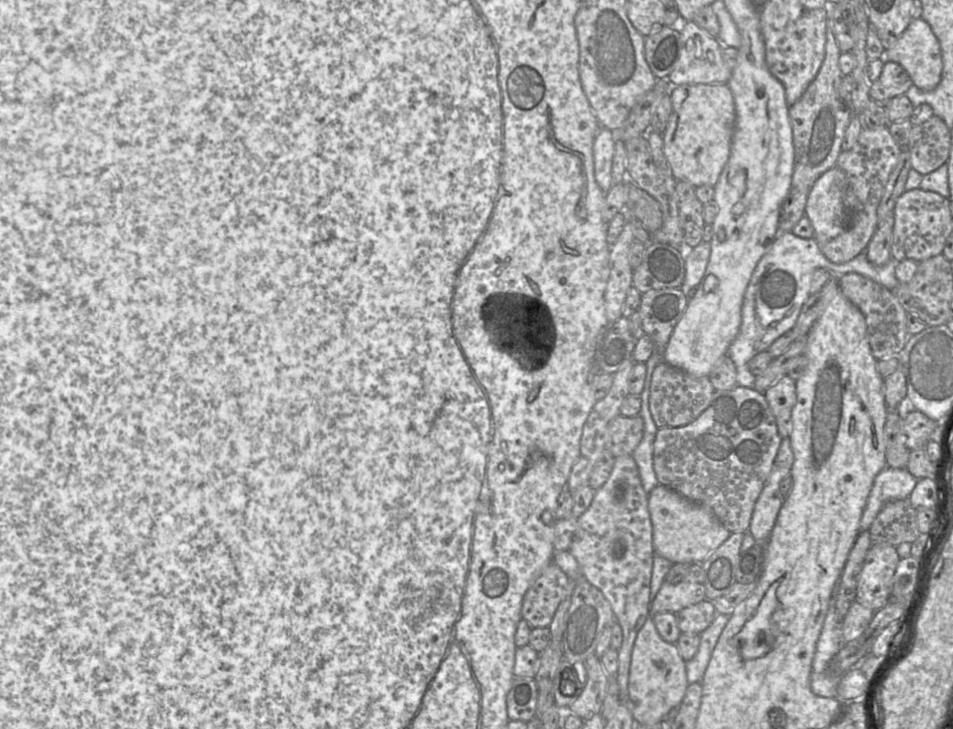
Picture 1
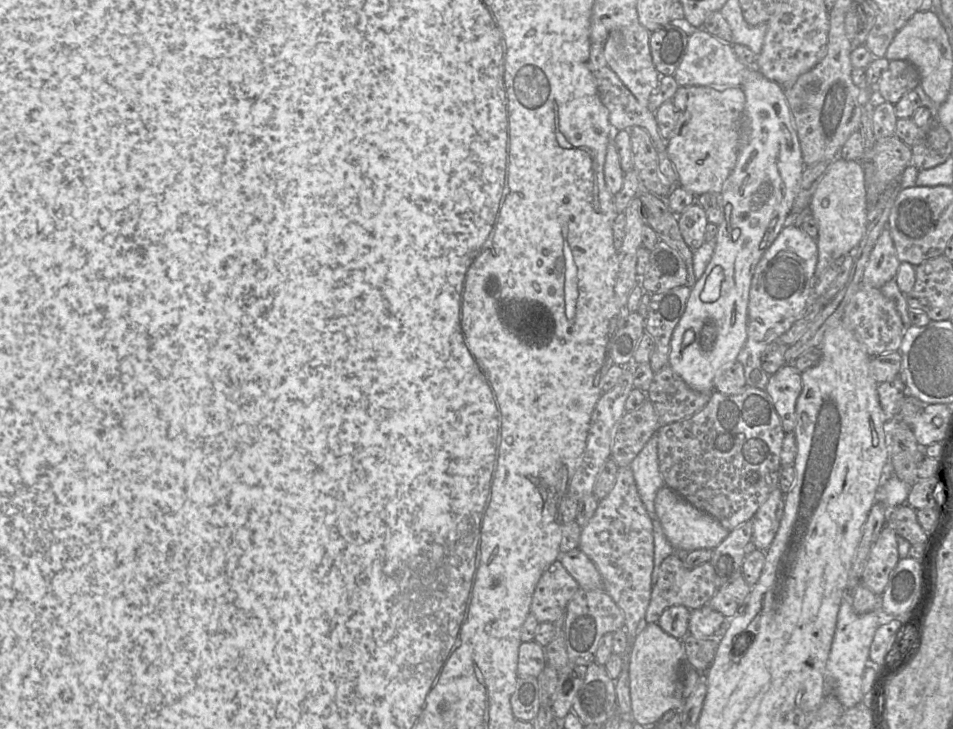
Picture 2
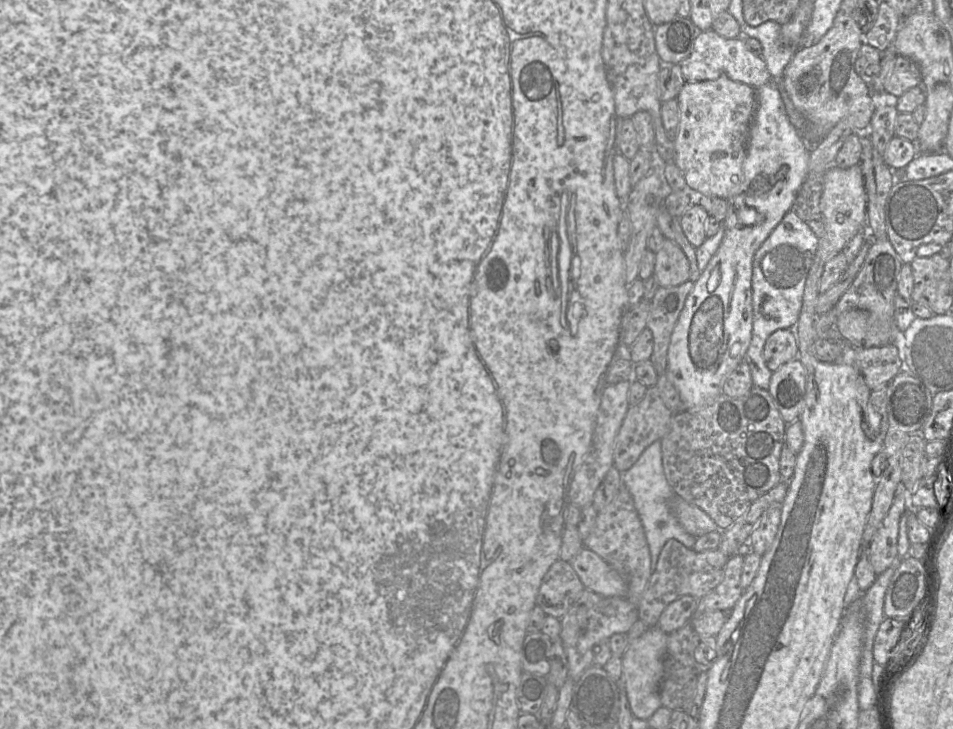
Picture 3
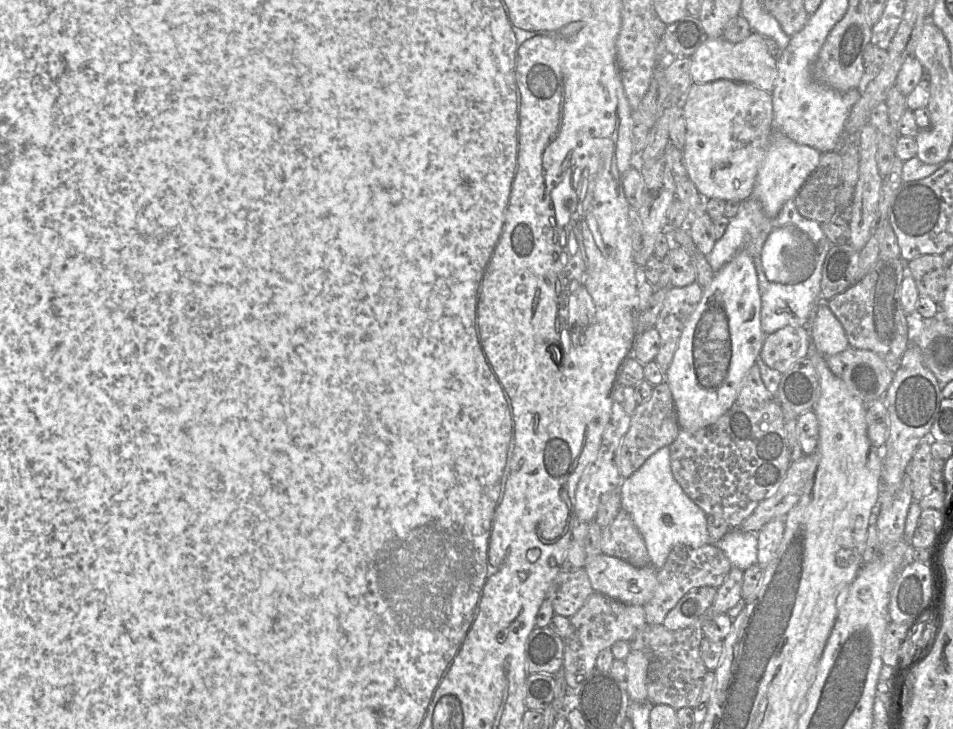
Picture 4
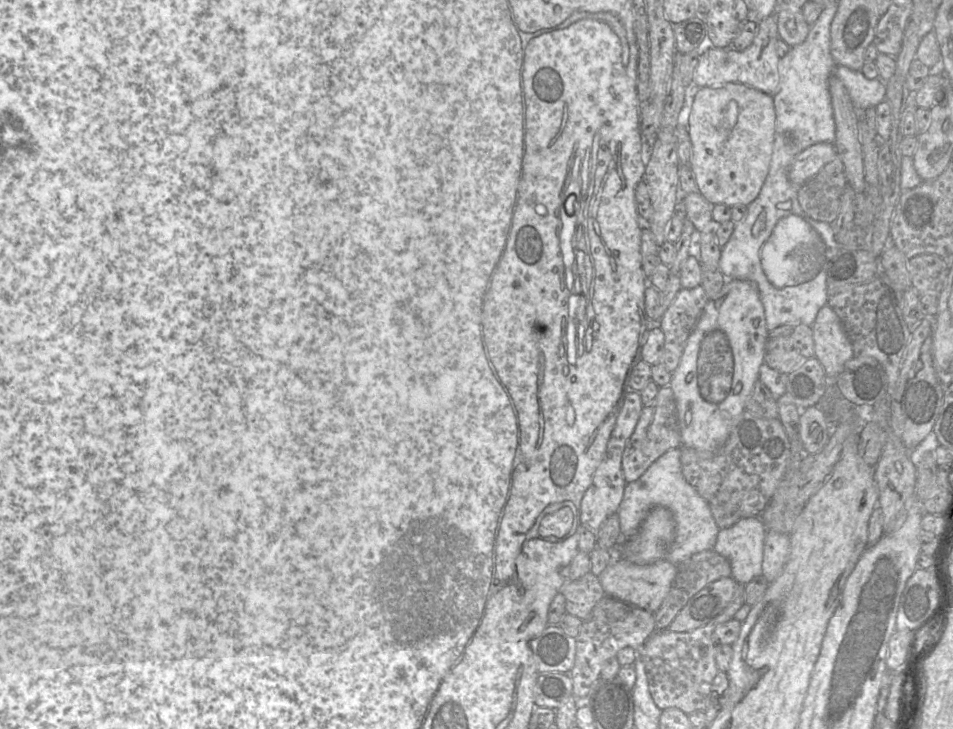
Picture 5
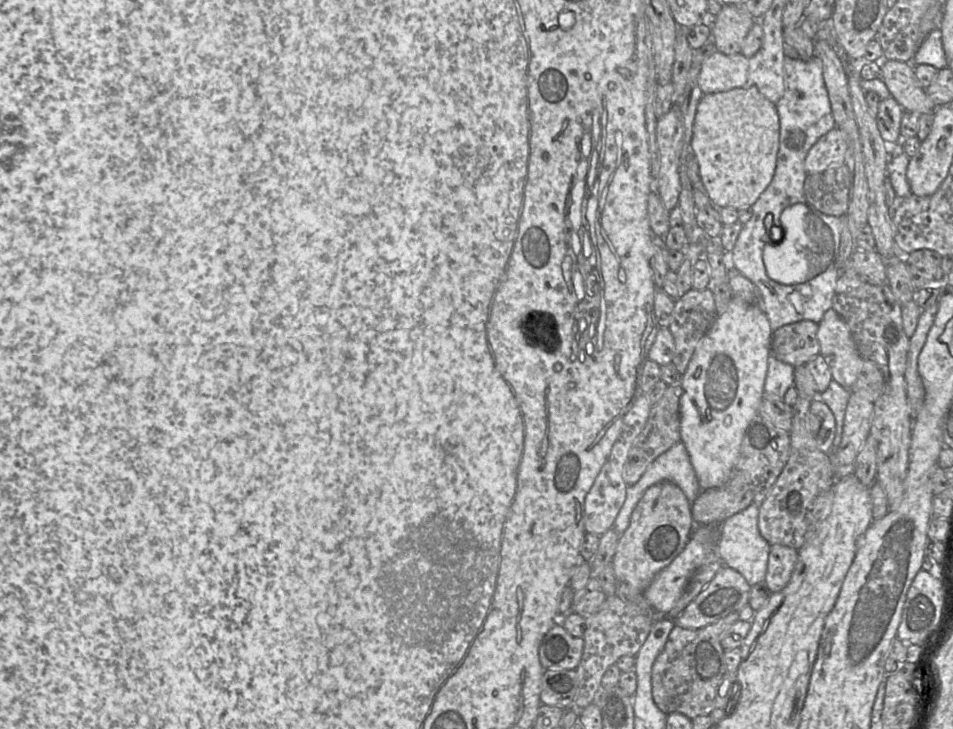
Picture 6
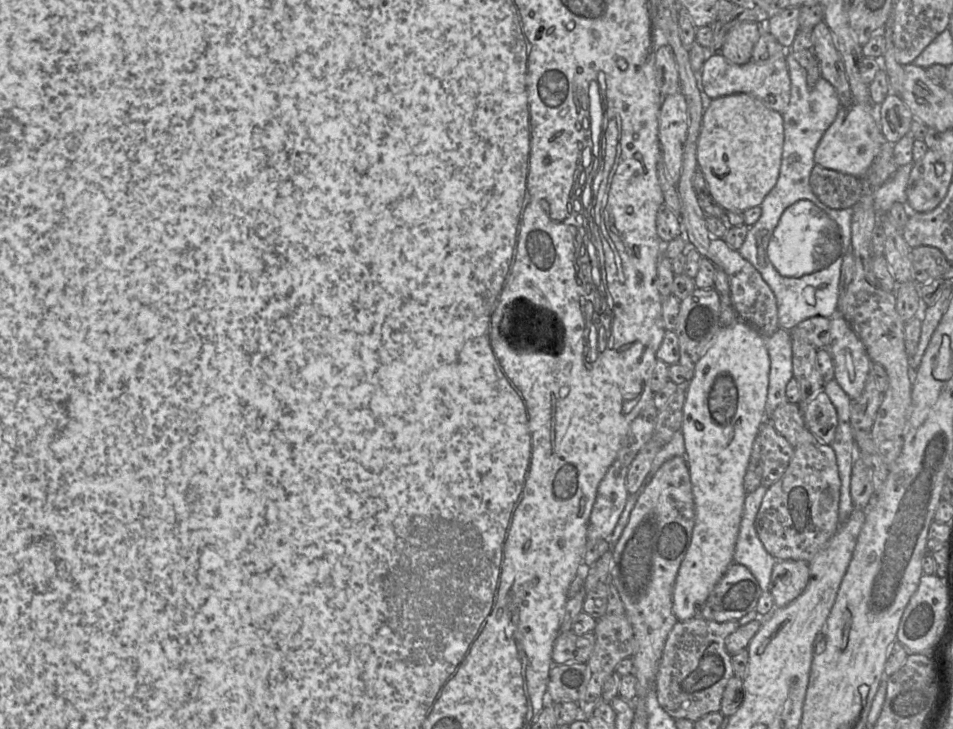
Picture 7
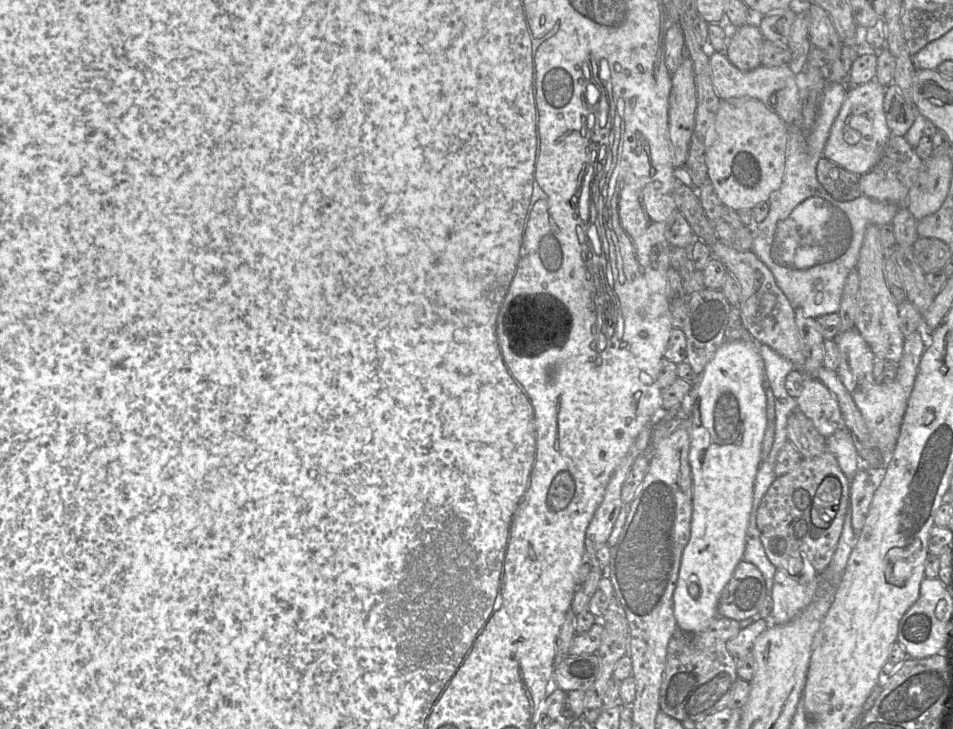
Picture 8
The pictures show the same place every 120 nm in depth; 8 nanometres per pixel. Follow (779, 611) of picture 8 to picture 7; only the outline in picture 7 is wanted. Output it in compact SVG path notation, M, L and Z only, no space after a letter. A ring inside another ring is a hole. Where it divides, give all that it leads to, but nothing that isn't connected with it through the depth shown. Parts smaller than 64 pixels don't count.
M775 560L769 584L774 608L785 607L796 599L806 588L809 578L809 562Z

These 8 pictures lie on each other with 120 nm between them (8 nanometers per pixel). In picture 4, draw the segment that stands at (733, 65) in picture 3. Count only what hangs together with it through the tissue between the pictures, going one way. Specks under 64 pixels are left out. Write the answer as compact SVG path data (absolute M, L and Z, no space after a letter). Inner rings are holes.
M754 31L739 43L729 42L723 37L707 37L690 58L690 76L693 84L727 79L748 83L771 93L777 78L777 57L769 53L764 36Z

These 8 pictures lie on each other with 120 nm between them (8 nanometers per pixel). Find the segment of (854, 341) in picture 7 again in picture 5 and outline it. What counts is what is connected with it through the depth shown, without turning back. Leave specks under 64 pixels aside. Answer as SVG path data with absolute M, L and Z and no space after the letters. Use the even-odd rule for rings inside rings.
M828 304L818 311L812 330L815 357L823 365L828 379L834 380L842 372L845 363L854 356L852 344L840 318Z

